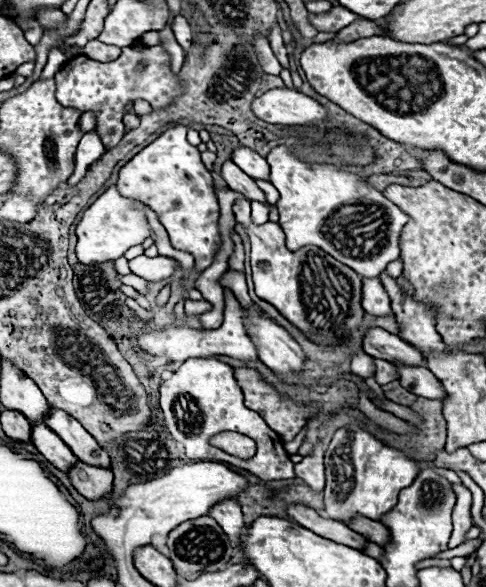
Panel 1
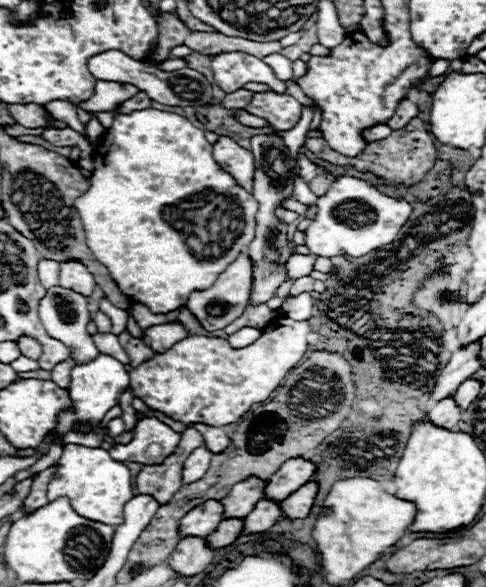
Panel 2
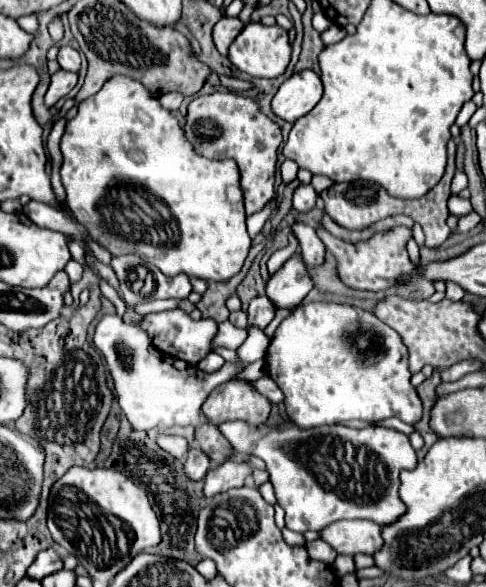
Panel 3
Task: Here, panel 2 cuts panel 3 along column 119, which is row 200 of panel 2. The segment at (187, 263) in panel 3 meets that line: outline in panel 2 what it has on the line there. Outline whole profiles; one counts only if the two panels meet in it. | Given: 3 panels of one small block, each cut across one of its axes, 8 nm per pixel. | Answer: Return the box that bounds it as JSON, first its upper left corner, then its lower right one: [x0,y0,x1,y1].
[76,108,258,314]

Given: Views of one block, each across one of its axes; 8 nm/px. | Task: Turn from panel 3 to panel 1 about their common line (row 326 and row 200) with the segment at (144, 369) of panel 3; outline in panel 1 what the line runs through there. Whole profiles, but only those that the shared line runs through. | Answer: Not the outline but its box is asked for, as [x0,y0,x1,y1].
[76,186,150,264]

